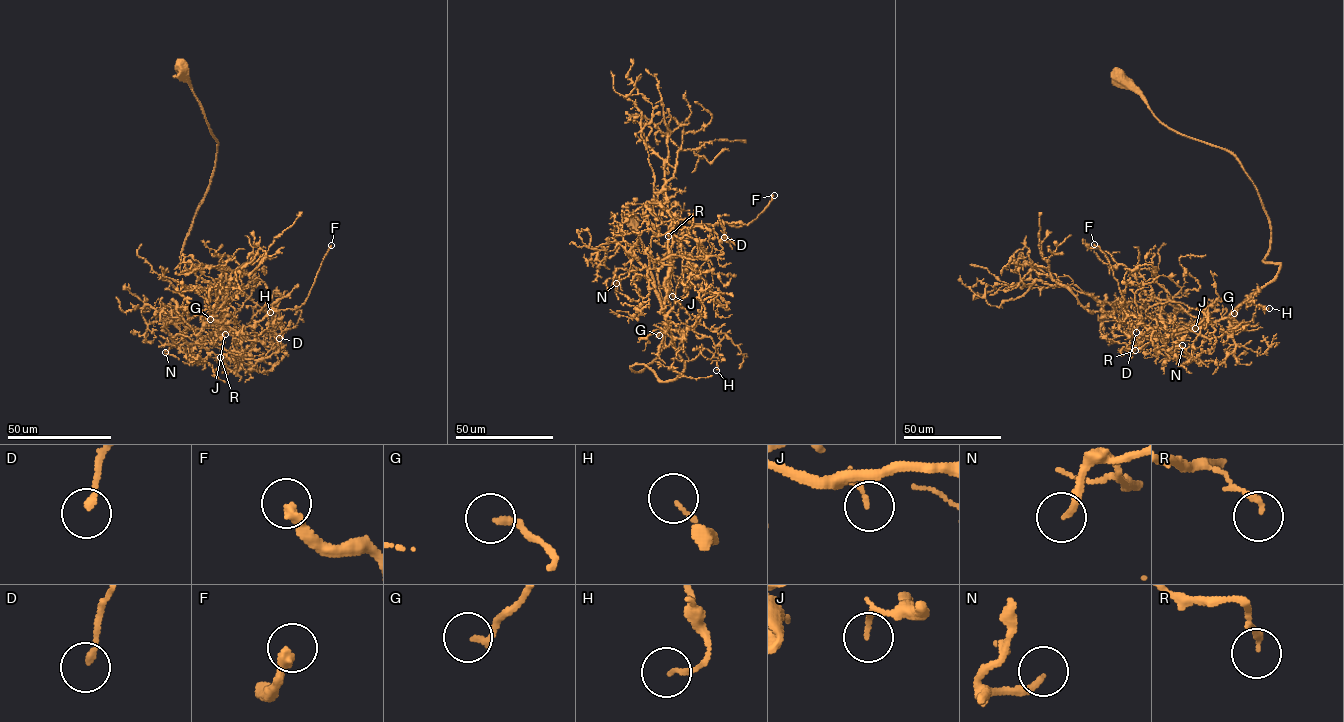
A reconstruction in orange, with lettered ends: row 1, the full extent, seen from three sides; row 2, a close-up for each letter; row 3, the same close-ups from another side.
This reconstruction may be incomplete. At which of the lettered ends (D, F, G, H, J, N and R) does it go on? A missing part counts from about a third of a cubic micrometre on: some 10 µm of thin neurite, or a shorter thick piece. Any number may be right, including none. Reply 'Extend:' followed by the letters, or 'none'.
Extend: F, J, N

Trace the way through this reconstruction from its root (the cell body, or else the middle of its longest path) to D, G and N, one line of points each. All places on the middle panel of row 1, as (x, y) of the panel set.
D: (632, 219), (667, 323), (659, 355), (631, 368), (662, 381), (684, 362), (649, 262), (722, 255), (724, 237)
G: (632, 219), (667, 323), (659, 355), (631, 368), (672, 380), (684, 362), (672, 333), (659, 335)
N: (632, 219), (667, 323), (659, 355), (631, 368), (673, 380), (684, 362), (653, 276), (637, 269), (616, 283)

